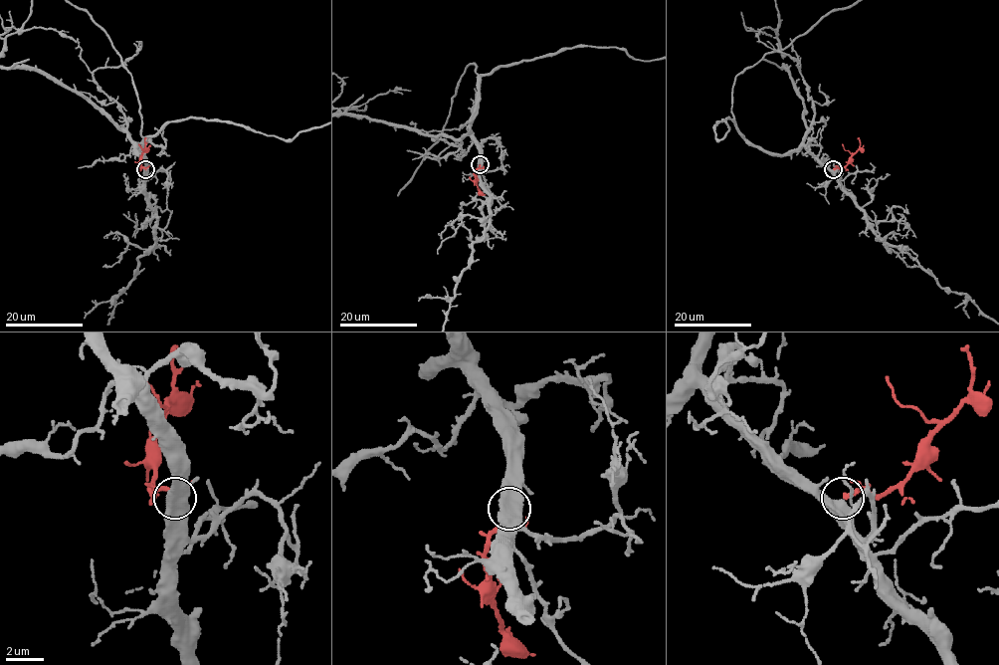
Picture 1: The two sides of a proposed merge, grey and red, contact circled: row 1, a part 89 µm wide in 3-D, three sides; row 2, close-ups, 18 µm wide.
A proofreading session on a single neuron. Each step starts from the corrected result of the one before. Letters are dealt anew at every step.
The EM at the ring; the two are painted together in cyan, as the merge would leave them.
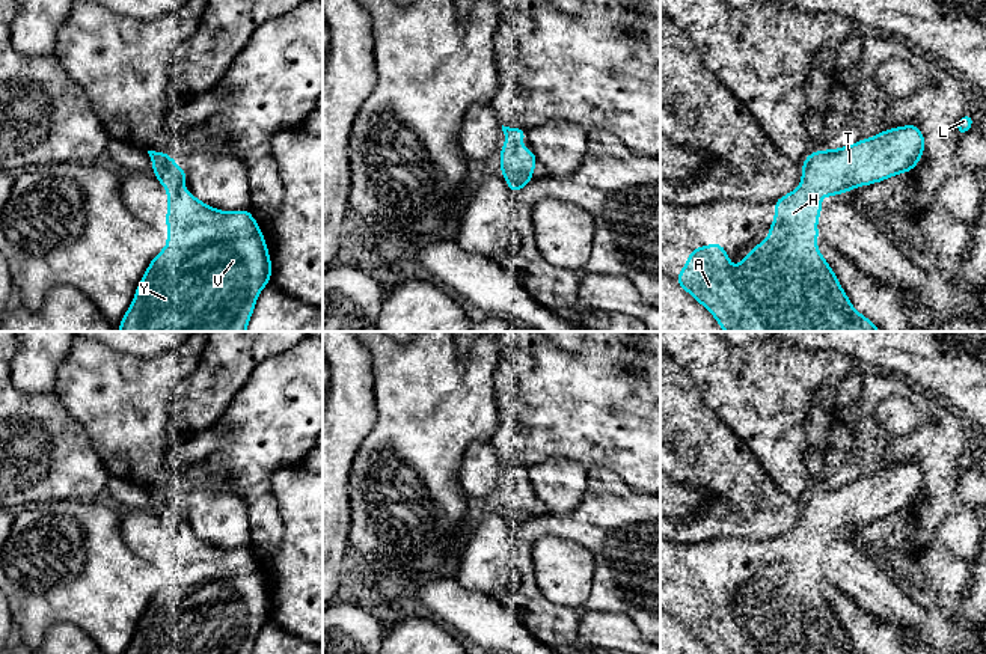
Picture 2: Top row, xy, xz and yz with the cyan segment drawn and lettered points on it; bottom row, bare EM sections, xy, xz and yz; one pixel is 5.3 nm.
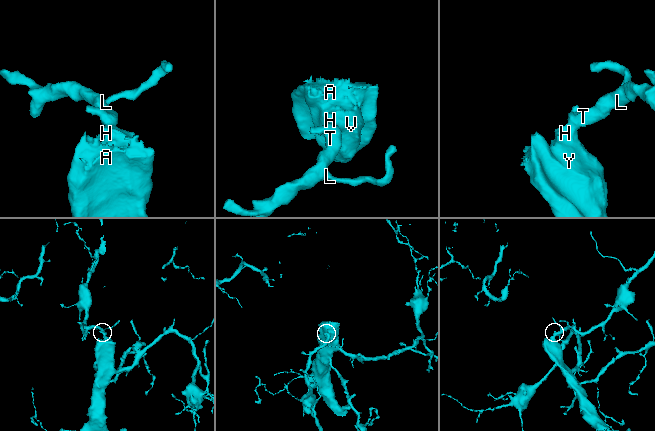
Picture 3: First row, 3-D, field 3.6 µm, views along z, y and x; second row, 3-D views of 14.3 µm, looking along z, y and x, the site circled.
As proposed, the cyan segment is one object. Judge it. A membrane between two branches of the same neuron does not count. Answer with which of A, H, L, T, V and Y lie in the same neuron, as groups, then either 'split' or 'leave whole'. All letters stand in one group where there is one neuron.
groups A H L T V Y; leave whole

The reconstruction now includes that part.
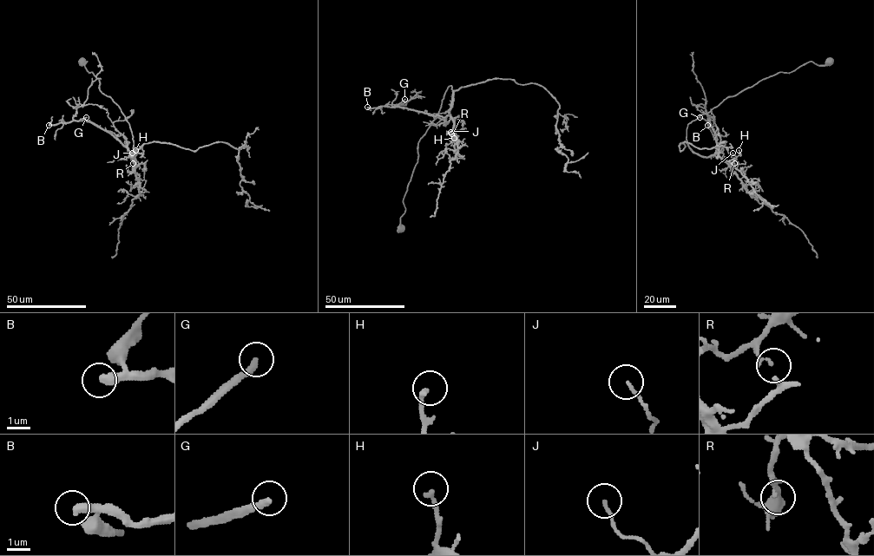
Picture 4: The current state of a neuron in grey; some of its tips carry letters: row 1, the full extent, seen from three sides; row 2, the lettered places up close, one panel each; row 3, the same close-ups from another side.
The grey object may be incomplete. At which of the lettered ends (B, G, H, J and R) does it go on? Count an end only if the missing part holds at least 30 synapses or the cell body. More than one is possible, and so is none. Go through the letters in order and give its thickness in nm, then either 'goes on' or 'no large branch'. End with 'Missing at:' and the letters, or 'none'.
B: calibre 400 nm; goes on
G: calibre 280 nm; goes on
H: calibre 220 nm; no large branch
J: calibre 130 nm; no large branch
R: calibre 120 nm; no large branch
Missing at: B, G

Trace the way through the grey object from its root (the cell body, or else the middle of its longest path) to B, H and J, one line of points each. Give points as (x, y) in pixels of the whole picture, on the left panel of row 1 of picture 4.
B: (82, 61), (129, 125), (134, 155), (88, 121), (49, 125)
H: (82, 61), (82, 65), (87, 62), (86, 69), (99, 80), (100, 89), (129, 125), (134, 163), (135, 150)
J: (82, 61), (82, 65), (87, 62), (86, 69), (99, 80), (100, 89), (129, 125), (134, 163), (132, 153)

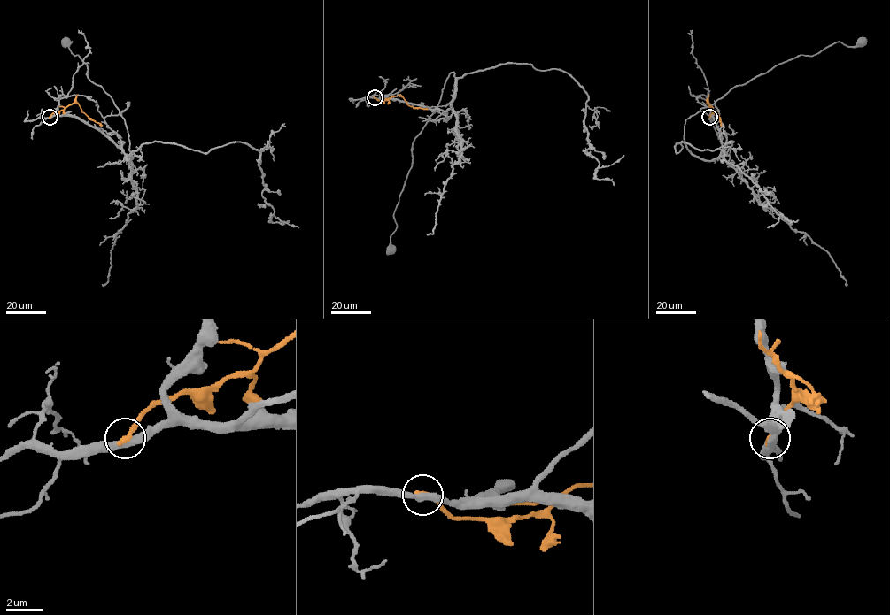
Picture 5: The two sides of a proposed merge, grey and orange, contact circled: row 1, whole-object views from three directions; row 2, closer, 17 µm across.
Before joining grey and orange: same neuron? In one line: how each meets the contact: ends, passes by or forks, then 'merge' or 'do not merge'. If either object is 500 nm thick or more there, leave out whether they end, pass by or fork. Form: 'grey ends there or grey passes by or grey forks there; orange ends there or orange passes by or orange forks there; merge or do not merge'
grey passes by; orange ends there; do not merge

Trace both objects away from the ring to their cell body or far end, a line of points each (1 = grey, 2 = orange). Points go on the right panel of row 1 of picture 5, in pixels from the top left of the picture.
1: (709, 117), (723, 148), (705, 160), (686, 147), (685, 120), (785, 61), (838, 42), (848, 47), (862, 41)
2: (709, 117), (712, 111), (708, 103), (717, 112), (721, 126)

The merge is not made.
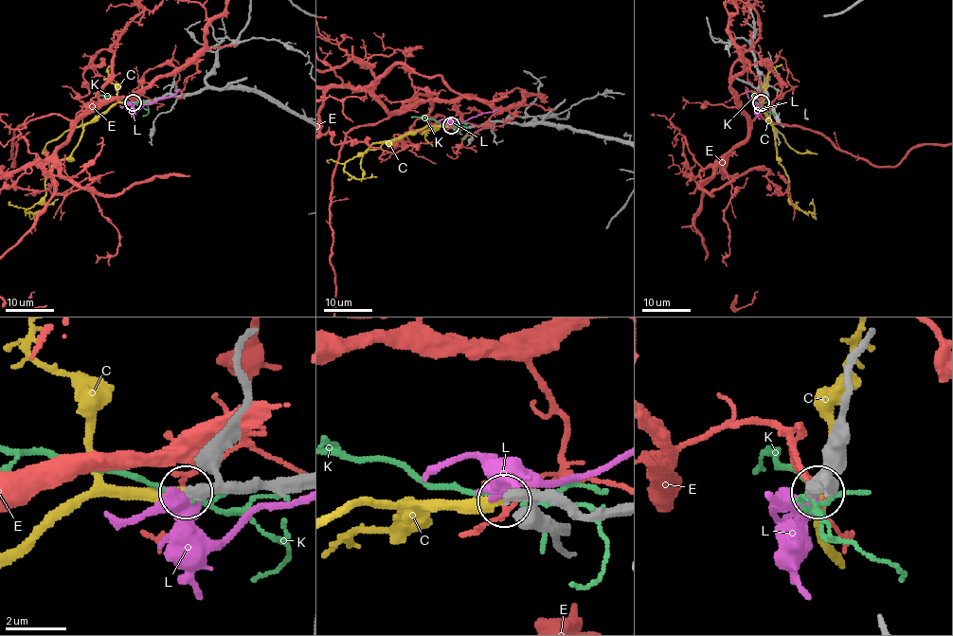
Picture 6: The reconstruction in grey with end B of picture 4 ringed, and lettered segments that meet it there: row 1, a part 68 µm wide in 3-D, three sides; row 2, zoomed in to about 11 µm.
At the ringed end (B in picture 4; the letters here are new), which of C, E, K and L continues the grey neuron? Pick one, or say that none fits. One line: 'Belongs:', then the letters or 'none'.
Belongs: C

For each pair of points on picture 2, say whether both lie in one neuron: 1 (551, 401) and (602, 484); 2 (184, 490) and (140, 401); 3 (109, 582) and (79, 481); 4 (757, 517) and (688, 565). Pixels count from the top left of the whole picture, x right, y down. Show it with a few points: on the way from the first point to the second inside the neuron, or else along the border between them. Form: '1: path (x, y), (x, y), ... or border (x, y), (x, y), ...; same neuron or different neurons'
1: border (588, 469), (608, 467), (624, 484); different neurons
2: path (162, 470), (140, 449), (140, 424); same neuron
3: border (92, 499), (48, 501); different neurons
4: border (766, 537), (757, 540), (713, 537), (695, 541); different neurons

